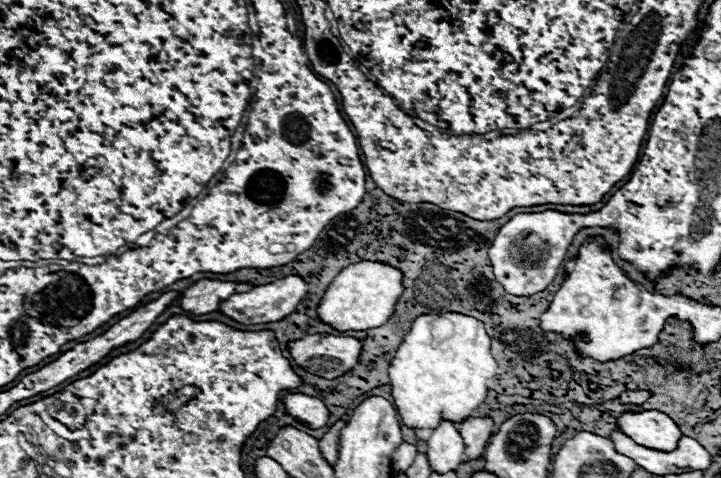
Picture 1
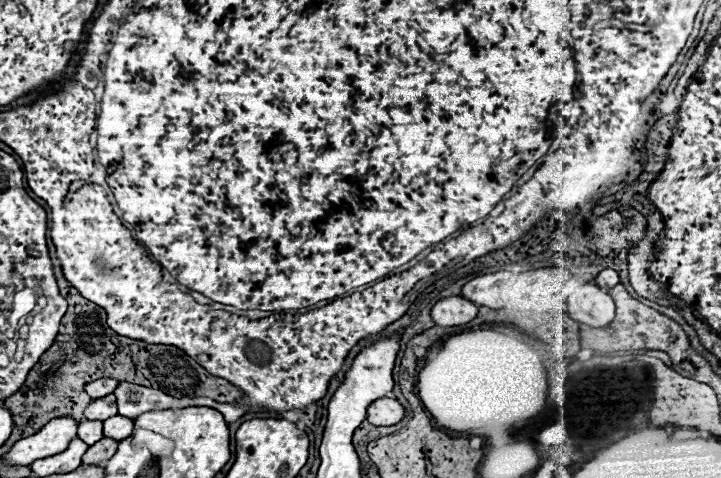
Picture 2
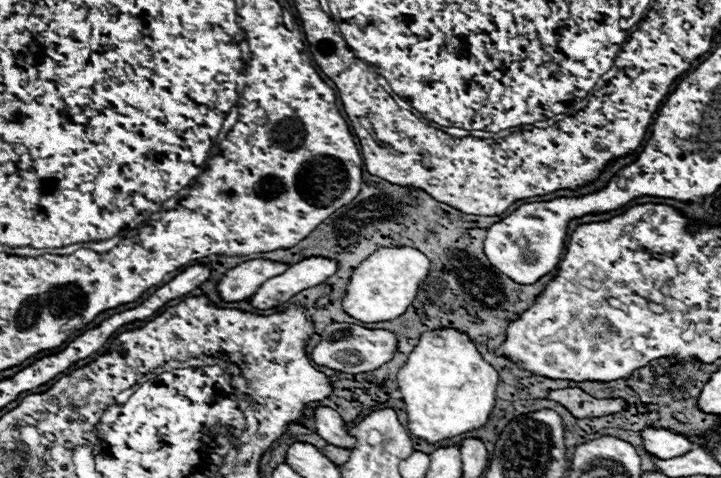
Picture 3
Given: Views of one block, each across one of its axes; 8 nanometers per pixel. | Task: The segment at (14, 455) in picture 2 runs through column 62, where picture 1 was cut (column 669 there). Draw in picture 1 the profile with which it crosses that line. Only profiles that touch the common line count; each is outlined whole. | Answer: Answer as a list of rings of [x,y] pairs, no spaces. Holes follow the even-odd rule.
[[[660,410],[624,412],[616,418],[616,424],[622,434],[640,442],[640,446],[652,446],[654,450],[674,450],[682,436],[674,420]]]

